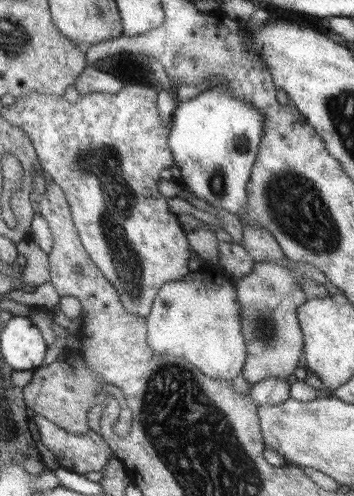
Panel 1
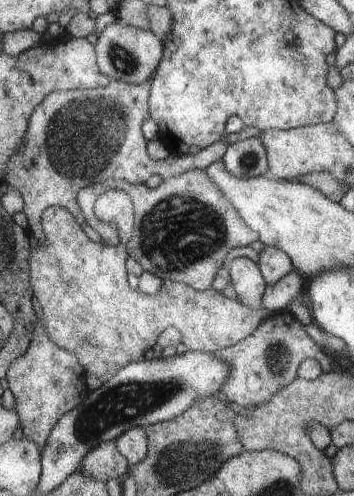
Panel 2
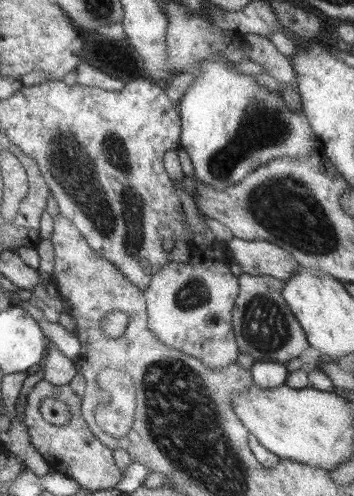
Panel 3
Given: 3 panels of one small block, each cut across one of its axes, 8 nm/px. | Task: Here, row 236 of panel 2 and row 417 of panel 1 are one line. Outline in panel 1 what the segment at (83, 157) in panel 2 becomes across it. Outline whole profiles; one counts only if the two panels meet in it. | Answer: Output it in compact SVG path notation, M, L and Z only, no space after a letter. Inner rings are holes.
M33 414L33 420L41 442L53 452L59 468L89 476L91 472L103 472L109 458L113 458L111 446L91 430L87 434L71 434L63 432L57 424L43 416Z

